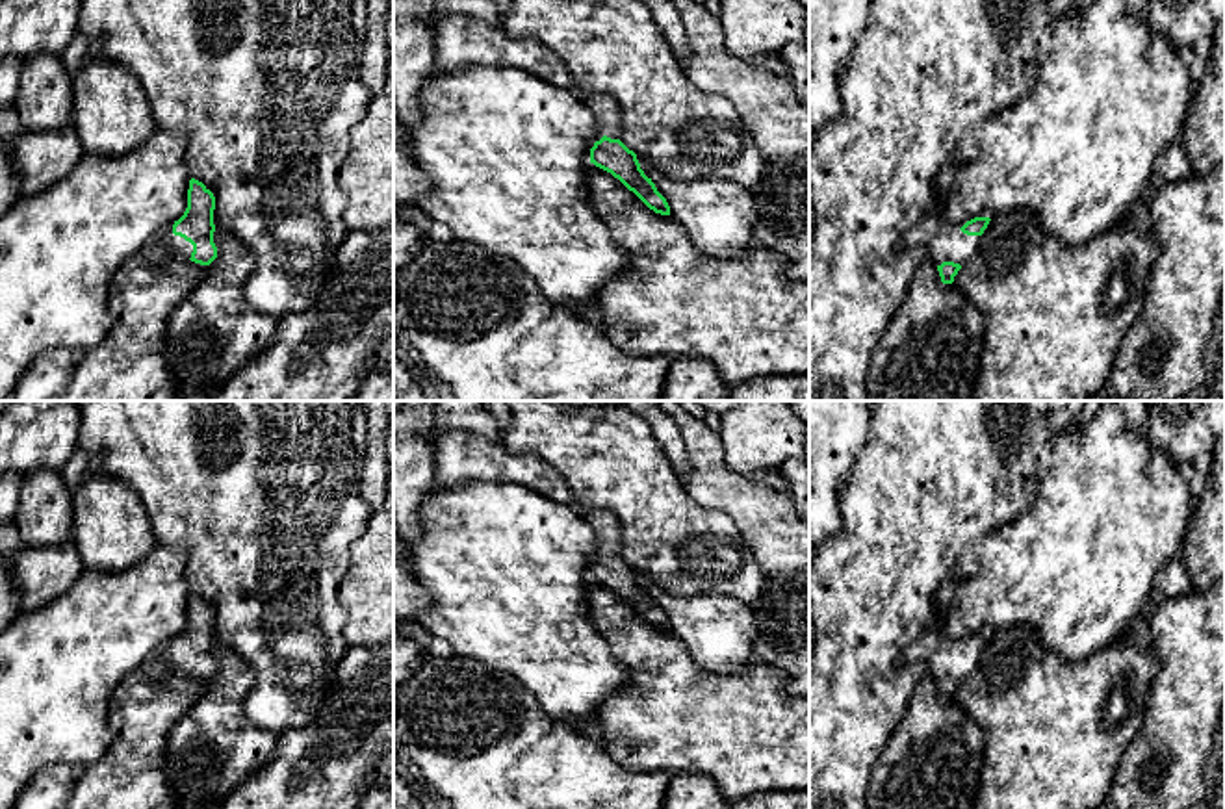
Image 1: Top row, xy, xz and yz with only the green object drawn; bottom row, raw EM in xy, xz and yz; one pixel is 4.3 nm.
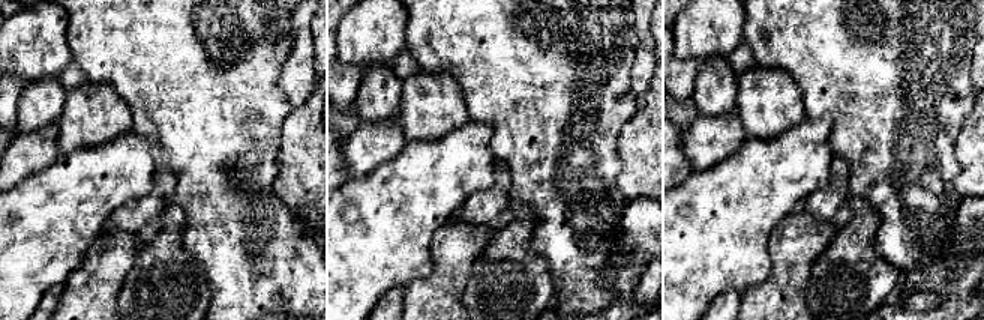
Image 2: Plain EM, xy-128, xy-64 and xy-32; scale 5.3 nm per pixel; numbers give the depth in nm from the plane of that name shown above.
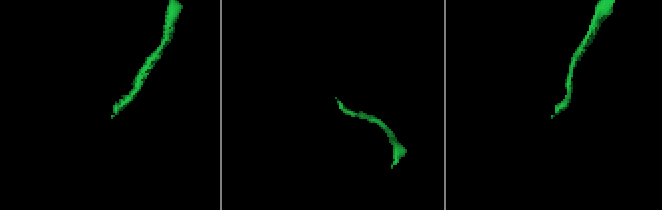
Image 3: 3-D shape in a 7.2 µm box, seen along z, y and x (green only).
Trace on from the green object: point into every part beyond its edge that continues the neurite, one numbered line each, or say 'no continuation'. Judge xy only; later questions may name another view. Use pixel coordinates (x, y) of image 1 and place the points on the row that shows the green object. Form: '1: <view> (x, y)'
1: xy (175, 243)

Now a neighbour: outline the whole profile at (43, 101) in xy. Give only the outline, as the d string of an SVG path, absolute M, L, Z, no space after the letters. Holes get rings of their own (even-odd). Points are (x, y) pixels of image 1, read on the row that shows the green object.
M35 56L22 63L15 109L26 132L52 132L71 124L72 76L59 56Z

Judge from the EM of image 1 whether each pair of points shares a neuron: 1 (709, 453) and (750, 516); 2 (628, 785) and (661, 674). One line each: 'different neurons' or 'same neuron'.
1: same neuron
2: different neurons

